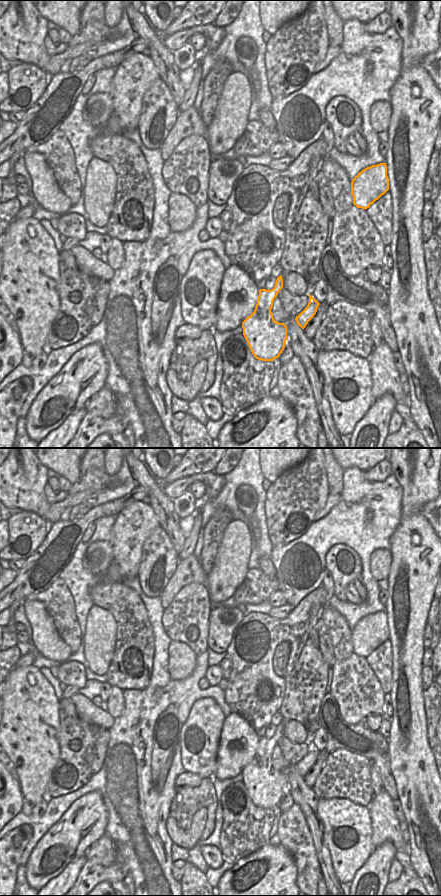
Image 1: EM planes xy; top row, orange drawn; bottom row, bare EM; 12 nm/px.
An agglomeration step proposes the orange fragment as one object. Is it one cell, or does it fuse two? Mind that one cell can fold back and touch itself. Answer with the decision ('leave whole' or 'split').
leave whole

